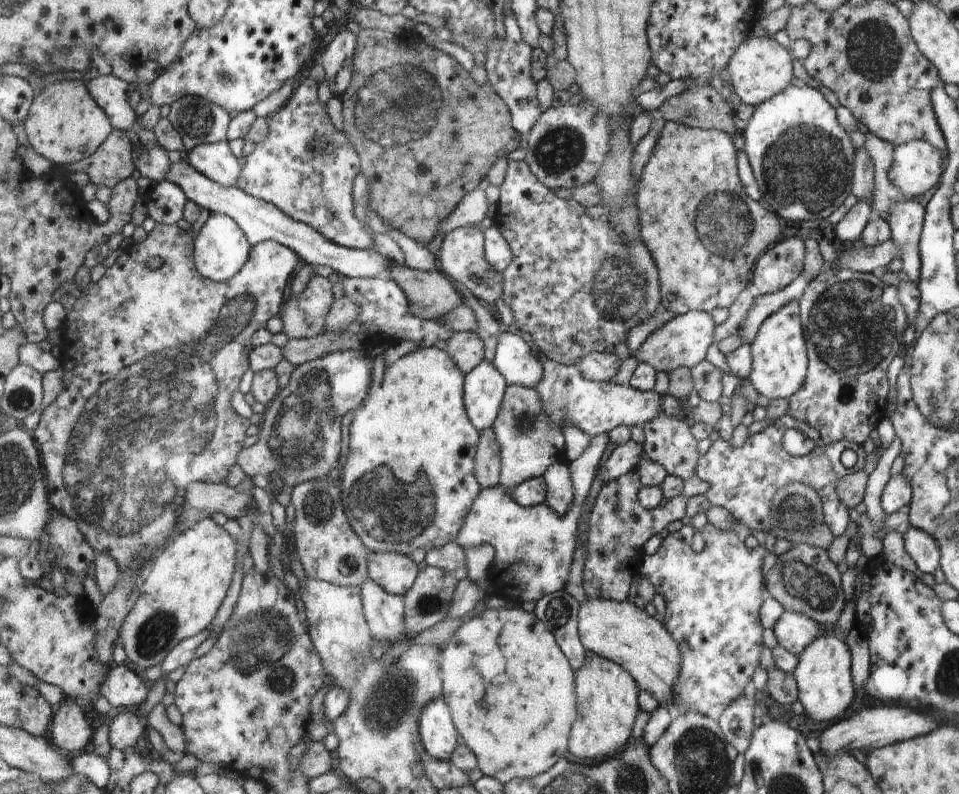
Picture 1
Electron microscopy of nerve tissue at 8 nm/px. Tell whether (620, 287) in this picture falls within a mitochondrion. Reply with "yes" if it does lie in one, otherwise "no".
yes

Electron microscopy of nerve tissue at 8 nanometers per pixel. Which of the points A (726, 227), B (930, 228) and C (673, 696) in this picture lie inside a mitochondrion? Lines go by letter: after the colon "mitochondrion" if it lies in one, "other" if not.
A: mitochondrion
B: other
C: other

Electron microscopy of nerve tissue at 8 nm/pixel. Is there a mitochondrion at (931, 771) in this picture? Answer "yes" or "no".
no

